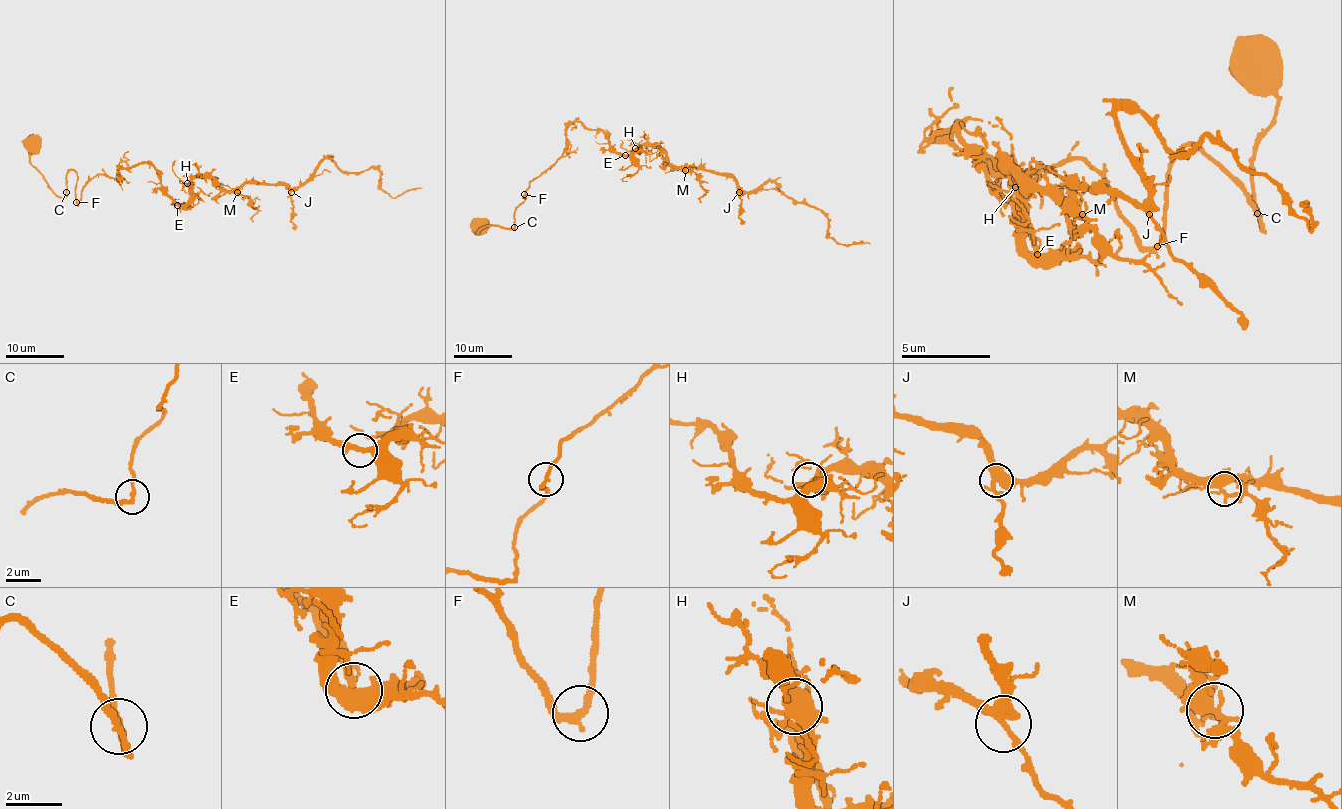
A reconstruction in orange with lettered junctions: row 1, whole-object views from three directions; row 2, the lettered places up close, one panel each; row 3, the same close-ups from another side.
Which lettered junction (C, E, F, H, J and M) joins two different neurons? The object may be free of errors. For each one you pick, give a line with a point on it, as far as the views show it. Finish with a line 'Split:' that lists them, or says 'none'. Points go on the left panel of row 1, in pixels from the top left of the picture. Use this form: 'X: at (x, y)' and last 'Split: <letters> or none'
Split: none

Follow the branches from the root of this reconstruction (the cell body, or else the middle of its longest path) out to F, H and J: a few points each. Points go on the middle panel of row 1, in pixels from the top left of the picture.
F: (626, 154), (619, 154), (602, 131), (587, 129), (574, 121), (565, 131), (564, 153), (529, 183), (525, 195)
H: (626, 154), (638, 151), (635, 148)
J: (626, 154), (639, 151), (642, 145), (655, 145), (675, 166), (727, 173), (739, 192)

